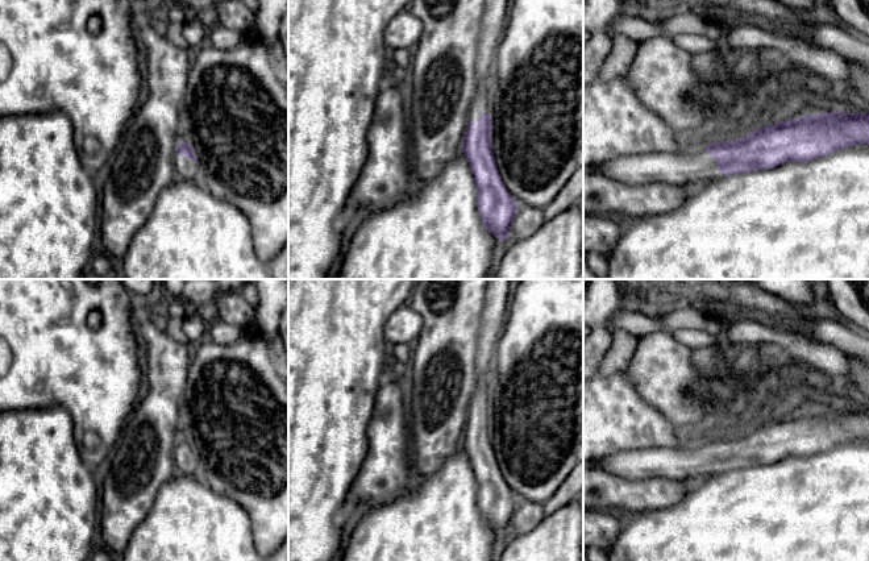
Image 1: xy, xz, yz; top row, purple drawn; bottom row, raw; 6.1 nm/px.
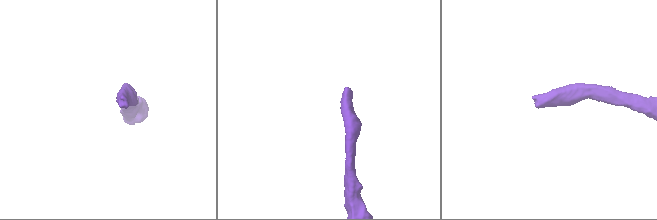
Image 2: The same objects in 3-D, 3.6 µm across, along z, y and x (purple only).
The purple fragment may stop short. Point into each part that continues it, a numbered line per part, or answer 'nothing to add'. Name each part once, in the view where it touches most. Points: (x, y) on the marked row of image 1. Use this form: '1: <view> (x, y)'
1: yz (694, 167)

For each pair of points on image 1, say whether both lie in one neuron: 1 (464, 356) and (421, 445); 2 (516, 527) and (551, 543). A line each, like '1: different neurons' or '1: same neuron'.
1: same neuron
2: different neurons

